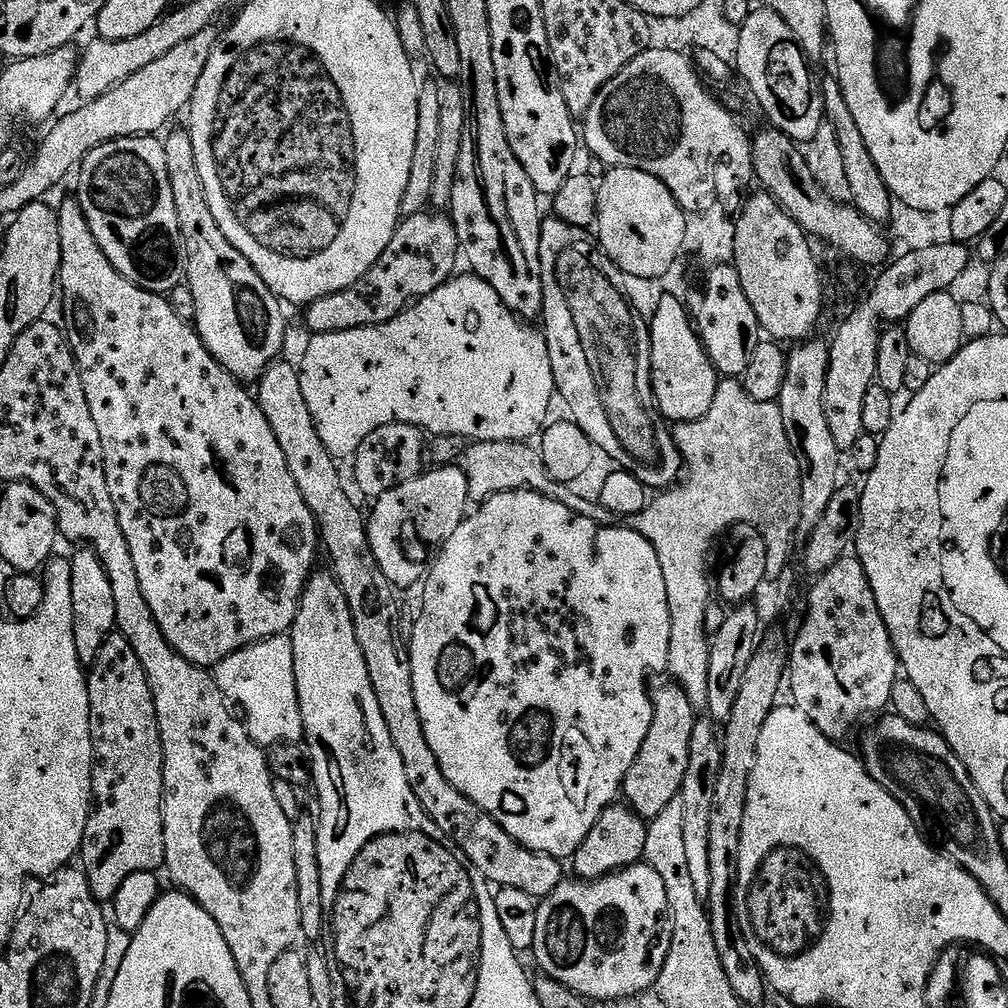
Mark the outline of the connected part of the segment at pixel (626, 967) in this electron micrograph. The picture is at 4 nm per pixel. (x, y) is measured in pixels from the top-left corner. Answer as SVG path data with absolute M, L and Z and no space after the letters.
M646 862L631 864L621 872L612 872L601 880L565 878L551 894L538 904L538 926L534 930L531 955L543 975L562 982L589 1002L627 1000L651 989L672 945L672 919L666 902L662 874Z

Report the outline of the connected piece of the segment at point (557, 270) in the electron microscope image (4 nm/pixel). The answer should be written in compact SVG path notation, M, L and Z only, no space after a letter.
M555 218L545 219L541 223L540 277L542 278L542 286L544 287L544 310L542 313L544 324L542 323L542 331L548 343L550 366L554 370L559 399L564 399L564 404L568 407L569 412L567 412L567 415L583 430L586 438L590 438L590 442L595 444L603 455L605 452L616 463L613 465L619 466L623 471L634 474L634 478L638 478L638 482L642 482L644 487L649 490L668 490L674 484L672 472L678 471L680 464L682 465L680 447L676 445L676 437L673 429L670 427L669 421L665 420L658 409L656 409L656 399L654 398L654 390L652 389L652 363L650 362L650 338L648 337L649 325L646 323L645 317L643 320L642 317L636 316L635 310L628 305L627 298L620 293L620 288L616 285L616 279L621 279L621 276L620 269L603 252L591 231L579 228L578 226L570 226L566 222Z

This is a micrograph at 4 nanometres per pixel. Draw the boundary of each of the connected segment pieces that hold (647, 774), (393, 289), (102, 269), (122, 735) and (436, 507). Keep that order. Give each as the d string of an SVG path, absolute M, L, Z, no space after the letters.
M667 683L651 689L652 725L622 785L623 799L645 822L658 818L670 802L678 799L686 778L686 766L690 764L690 738L698 719L698 709L692 705L690 698L686 698L686 692L680 685Z
M425 210L413 216L403 217L396 228L390 246L382 250L382 258L370 266L370 270L354 286L341 292L318 298L307 305L304 320L309 333L321 336L342 330L363 328L366 324L390 322L426 294L438 290L438 286L452 279L456 268L456 256L461 255L460 239L451 215L436 210Z
M71 199L58 208L58 242L62 242L58 288L66 299L77 300L84 311L84 320L77 322L76 337L73 335L70 343L76 354L76 365L80 367L82 386L86 390L86 402L90 402L94 426L98 426L98 435L102 437L106 486L110 486L110 498L114 498L118 522L122 526L122 534L126 534L126 546L130 546L130 554L134 558L134 570L138 570L138 586L142 586L146 606L150 606L166 642L178 654L182 654L182 658L197 664L199 668L212 670L230 658L230 654L257 644L259 640L285 635L291 629L296 621L296 611L300 609L300 596L308 586L308 577L317 567L316 520L310 506L306 506L306 498L302 498L302 490L298 490L298 482L294 482L294 474L290 474L290 466L286 466L286 454L282 454L282 446L278 446L278 438L274 438L274 430L270 430L270 422L266 422L266 414L262 414L257 397L253 393L251 396L244 389L247 387L235 380L214 359L210 350L206 350L200 333L189 321L174 314L170 302L161 293L139 288L114 270L110 258L106 258L98 246L94 230L90 230L90 222L86 222L79 199Z
M113 634L102 642L98 658L87 669L90 694L90 734L92 735L92 813L86 822L86 834L78 853L84 859L82 870L94 898L111 902L118 886L135 872L156 872L164 864L164 751L154 694L134 646L125 636Z
M436 466L431 470L421 471L415 480L398 484L386 494L375 497L373 504L376 505L372 508L372 516L370 512L366 522L370 527L372 544L384 563L384 573L388 572L392 580L416 580L416 576L420 576L420 568L424 568L424 552L428 552L428 544L443 541L450 534L454 534L456 527L469 515L466 474L460 466Z

